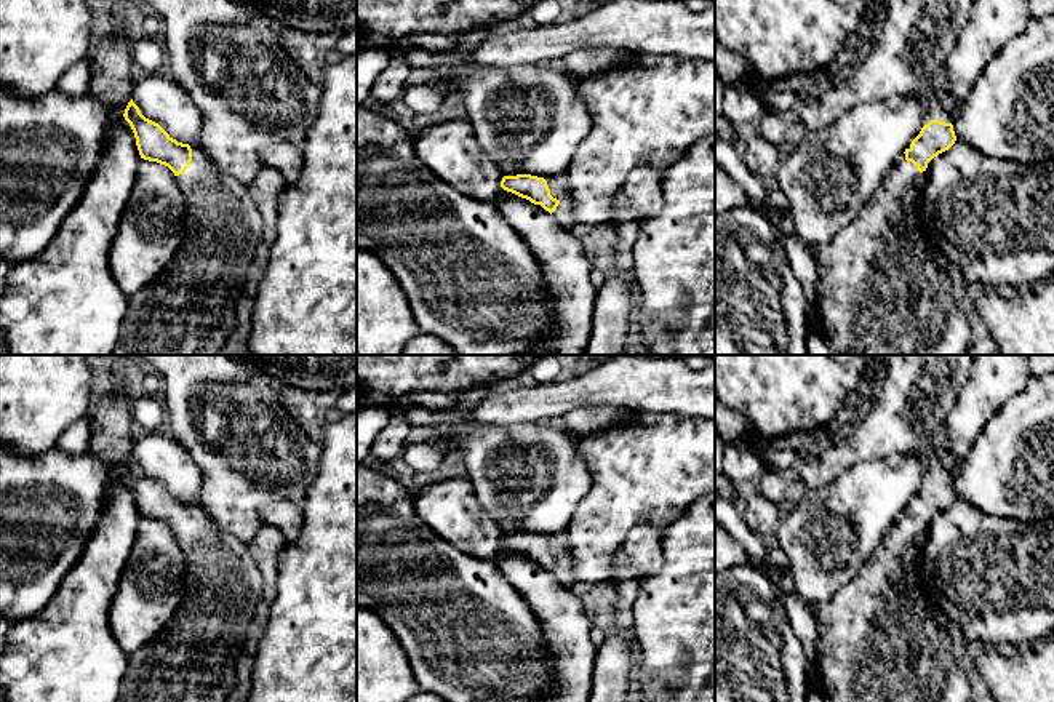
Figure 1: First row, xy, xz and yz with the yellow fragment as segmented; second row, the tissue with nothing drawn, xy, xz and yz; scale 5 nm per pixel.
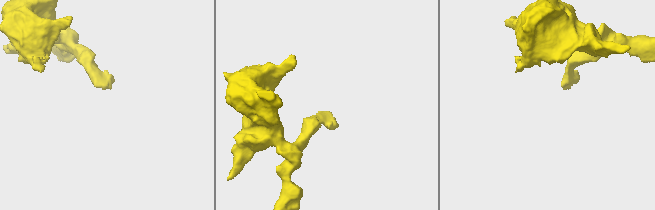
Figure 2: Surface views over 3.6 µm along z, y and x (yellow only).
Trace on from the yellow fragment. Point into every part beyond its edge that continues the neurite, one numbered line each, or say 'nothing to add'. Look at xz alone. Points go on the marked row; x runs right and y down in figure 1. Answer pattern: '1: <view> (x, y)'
1: xz (558, 187)

